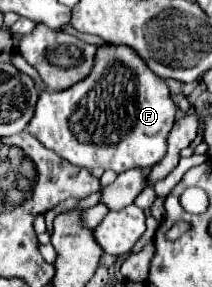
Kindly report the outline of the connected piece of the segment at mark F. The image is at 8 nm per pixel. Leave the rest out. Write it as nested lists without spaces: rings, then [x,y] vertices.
[[[99,45],[95,53],[95,63],[85,77],[77,85],[71,85],[65,91],[39,91],[39,101],[35,105],[35,115],[27,125],[27,131],[37,137],[47,149],[55,151],[69,163],[85,169],[113,169],[115,173],[123,173],[133,167],[151,169],[157,161],[165,157],[167,151],[167,135],[173,129],[177,107],[171,101],[169,87],[165,79],[153,75],[153,71],[133,53],[127,45]]]

